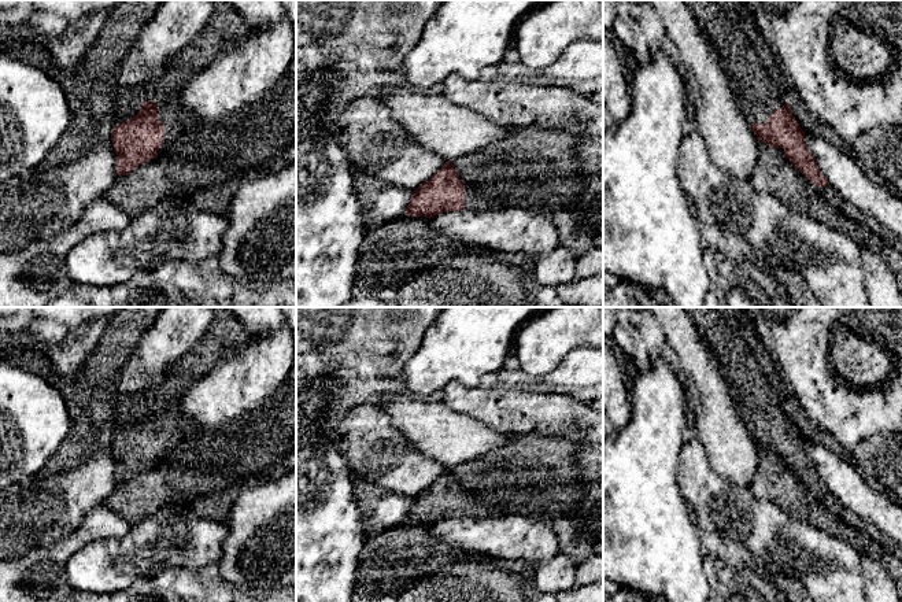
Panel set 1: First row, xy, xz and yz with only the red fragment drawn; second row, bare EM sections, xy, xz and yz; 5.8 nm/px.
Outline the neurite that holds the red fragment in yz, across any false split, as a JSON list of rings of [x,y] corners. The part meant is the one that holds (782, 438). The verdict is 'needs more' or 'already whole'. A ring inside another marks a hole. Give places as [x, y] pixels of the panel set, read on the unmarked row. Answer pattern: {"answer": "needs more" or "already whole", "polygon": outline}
{"answer": "already whole", "polygon": [[[790,411],[775,417],[766,431],[751,431],[758,448],[766,450],[770,455],[783,455],[784,463],[814,492],[829,492],[821,480],[813,461],[805,450],[805,439],[791,420]]]}

